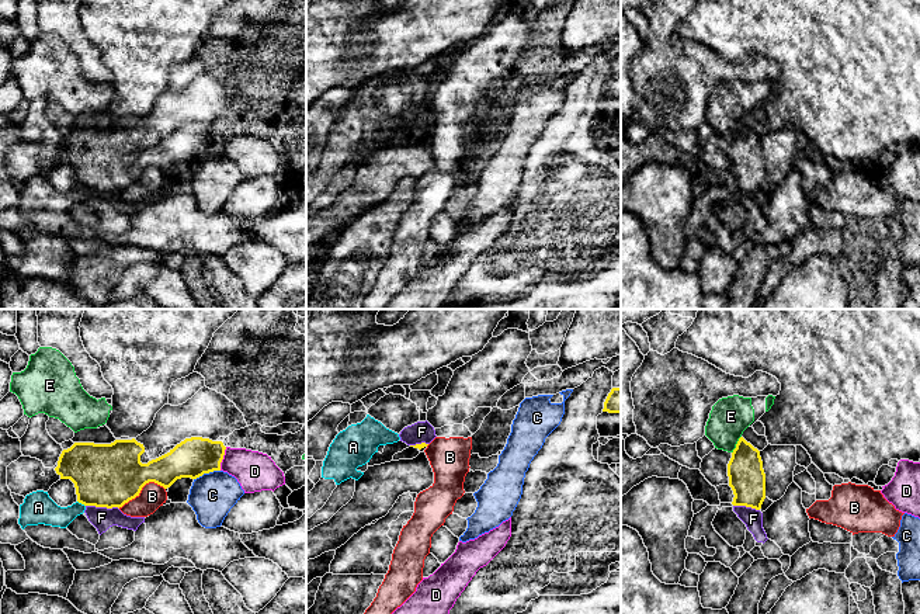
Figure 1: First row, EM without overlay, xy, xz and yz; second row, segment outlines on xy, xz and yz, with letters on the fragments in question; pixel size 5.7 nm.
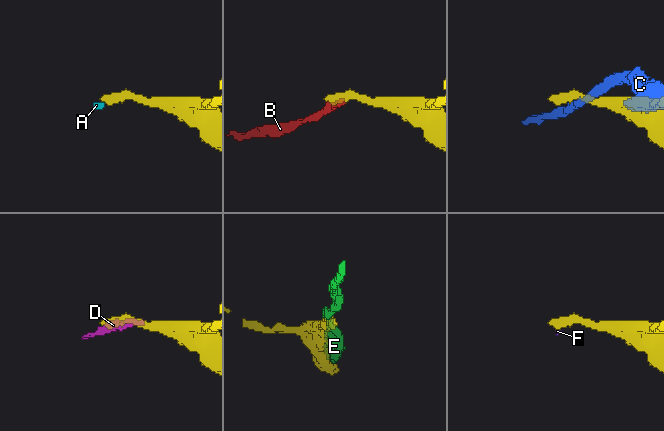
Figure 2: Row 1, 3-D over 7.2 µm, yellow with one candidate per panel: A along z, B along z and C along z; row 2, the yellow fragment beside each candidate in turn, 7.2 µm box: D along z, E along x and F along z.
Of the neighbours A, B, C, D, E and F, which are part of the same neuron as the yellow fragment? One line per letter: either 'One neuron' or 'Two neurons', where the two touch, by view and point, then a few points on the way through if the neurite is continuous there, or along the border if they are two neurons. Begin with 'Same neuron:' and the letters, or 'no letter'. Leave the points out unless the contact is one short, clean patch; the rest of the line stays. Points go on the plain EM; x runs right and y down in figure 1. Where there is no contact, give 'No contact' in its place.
Same neuron: no letter
A: Two neurons. Touches yellow at xy (82, 188). Boundary: xy (77, 186), (84, 191)
B: Two neurons. Touches yellow at xy (141, 174). Boundary: xy (165, 173), (148, 167), (134, 183), (118, 193)
C: Two neurons. Touches yellow at xy (207, 158)
D: Two neurons. Touches yellow at xy (222, 144)
E: Two neurons. Touches yellow at yz (736, 129)
F: Two neurons. Touches yellow at xy (103, 191). Boundary: xy (86, 190), (118, 194)

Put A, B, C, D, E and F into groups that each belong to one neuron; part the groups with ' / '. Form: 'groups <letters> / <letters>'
groups A F / B / C / D / E

